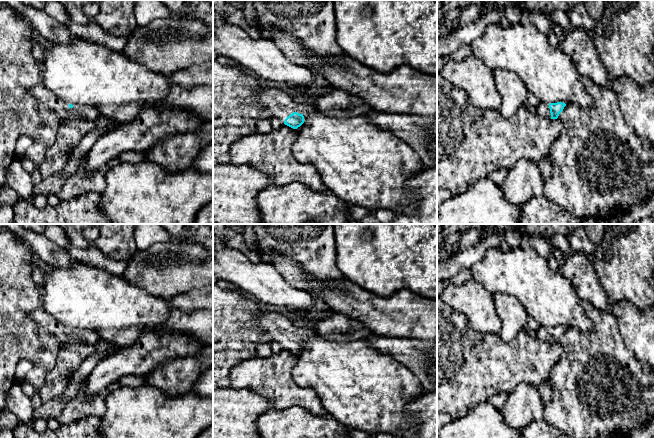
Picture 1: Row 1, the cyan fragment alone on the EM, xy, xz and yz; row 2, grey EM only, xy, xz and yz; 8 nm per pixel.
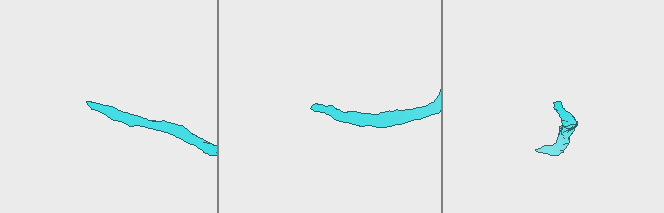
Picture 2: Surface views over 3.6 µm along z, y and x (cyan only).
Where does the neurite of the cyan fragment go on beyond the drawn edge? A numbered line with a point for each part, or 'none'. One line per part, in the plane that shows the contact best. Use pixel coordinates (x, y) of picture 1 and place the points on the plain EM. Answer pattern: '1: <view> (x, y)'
1: xz (278, 326)

